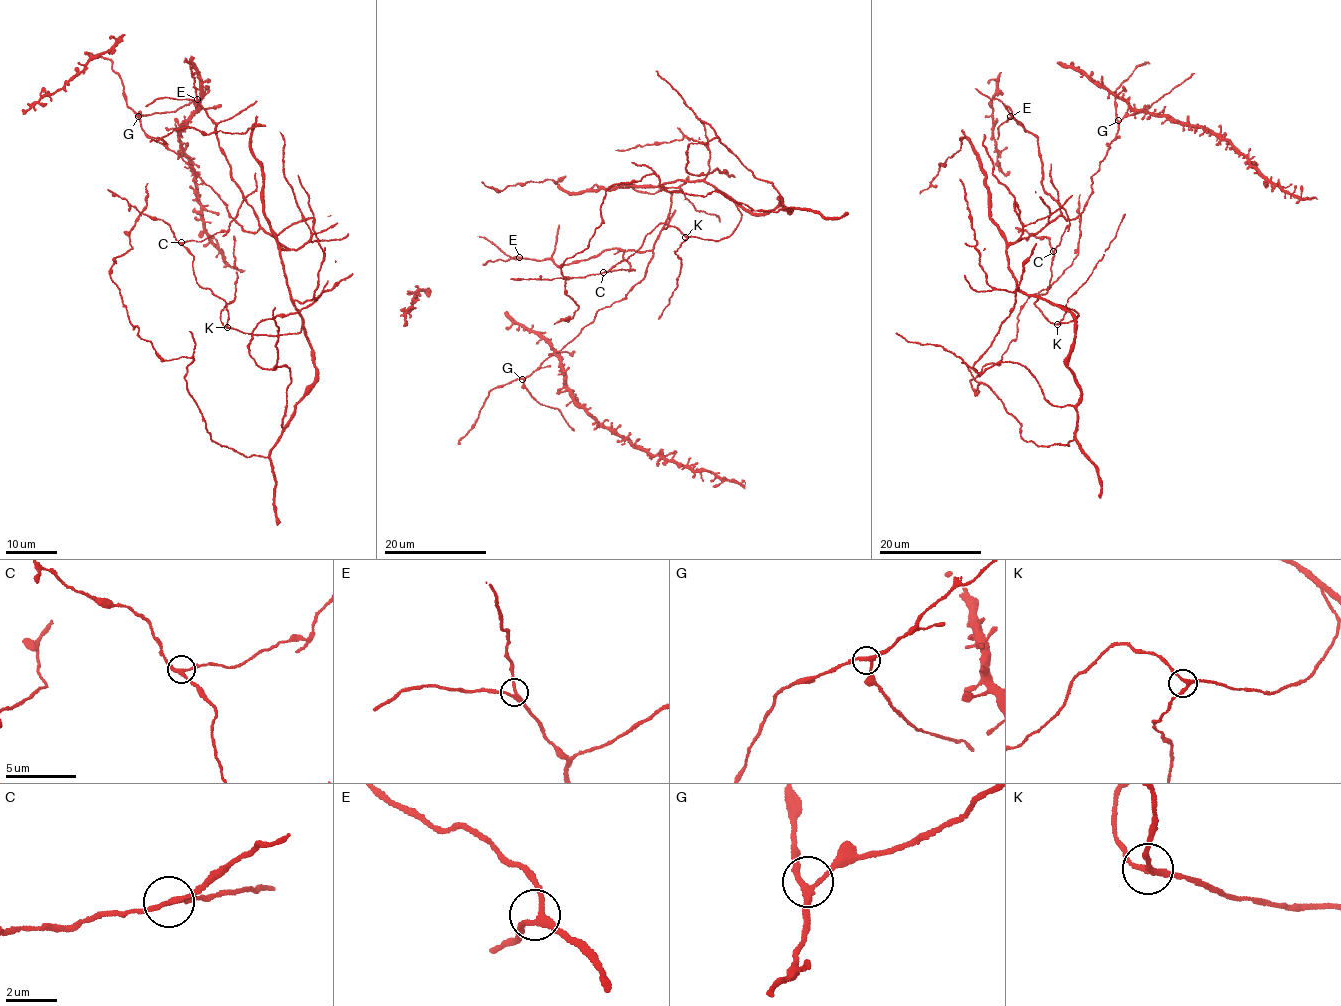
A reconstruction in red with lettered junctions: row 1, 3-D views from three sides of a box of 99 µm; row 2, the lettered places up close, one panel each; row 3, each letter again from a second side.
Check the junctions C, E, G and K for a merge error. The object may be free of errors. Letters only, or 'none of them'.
C

